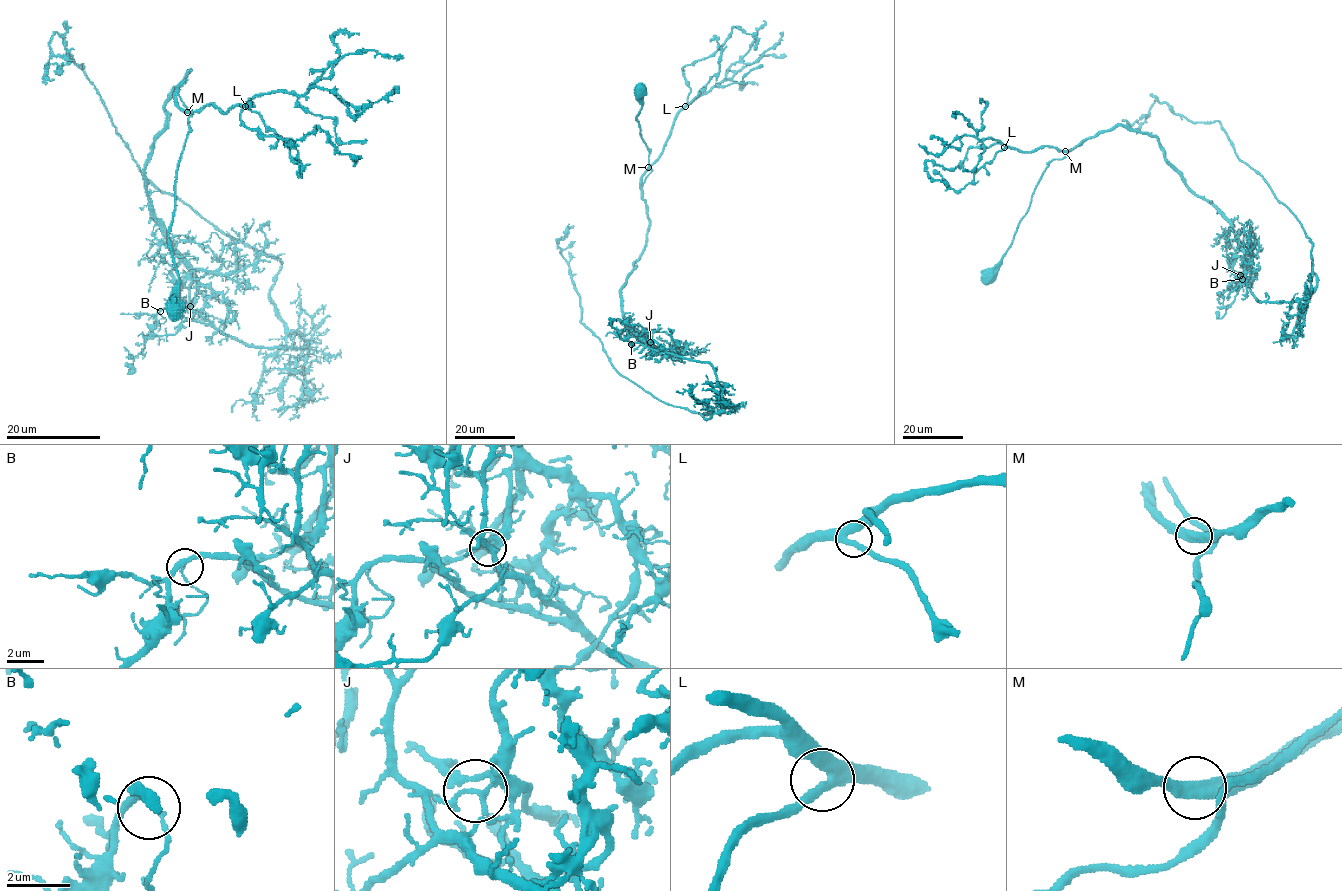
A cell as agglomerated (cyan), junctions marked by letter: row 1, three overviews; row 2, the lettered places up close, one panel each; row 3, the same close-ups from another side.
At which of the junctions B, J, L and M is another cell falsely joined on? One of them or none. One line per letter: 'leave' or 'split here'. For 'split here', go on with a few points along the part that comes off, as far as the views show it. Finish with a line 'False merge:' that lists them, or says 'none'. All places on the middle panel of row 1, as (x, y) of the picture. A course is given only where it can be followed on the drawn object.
B: leave
J: split here; course (650, 342), (707, 361), (724, 408), (708, 418), (666, 404), (610, 363), (580, 321), (558, 245), (573, 225)
L: leave
M: leave
False merge: J

